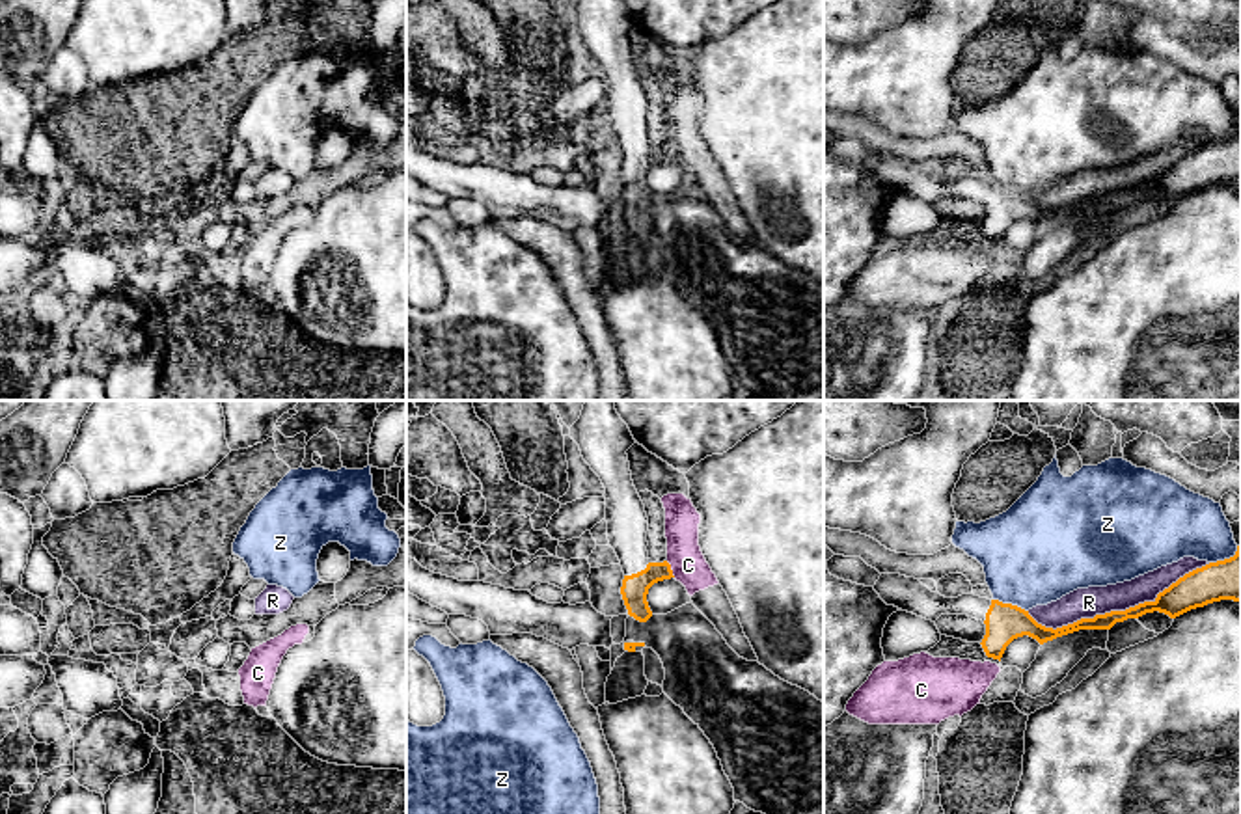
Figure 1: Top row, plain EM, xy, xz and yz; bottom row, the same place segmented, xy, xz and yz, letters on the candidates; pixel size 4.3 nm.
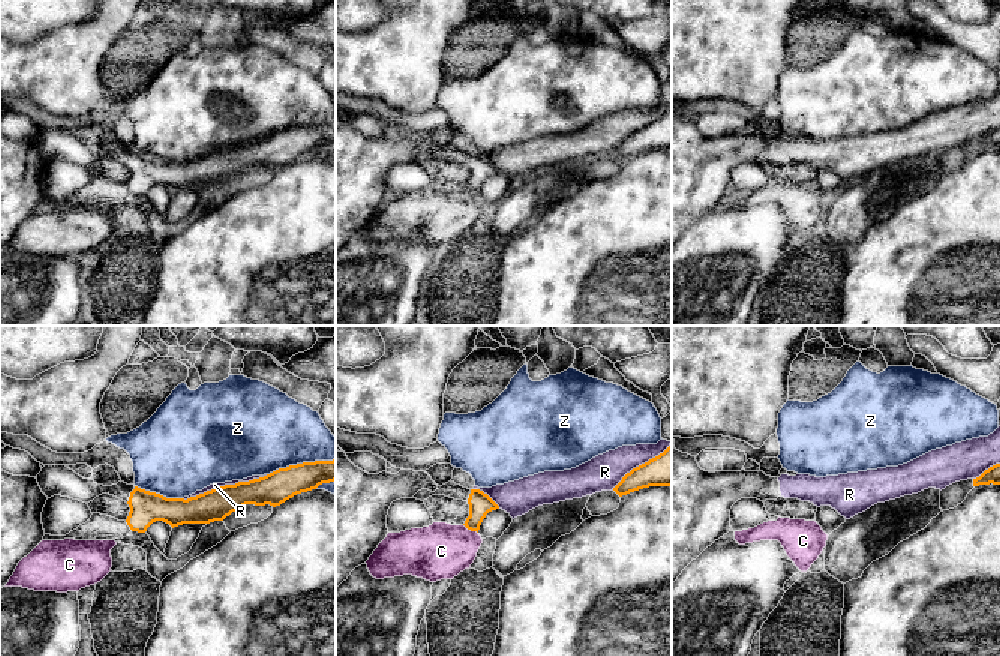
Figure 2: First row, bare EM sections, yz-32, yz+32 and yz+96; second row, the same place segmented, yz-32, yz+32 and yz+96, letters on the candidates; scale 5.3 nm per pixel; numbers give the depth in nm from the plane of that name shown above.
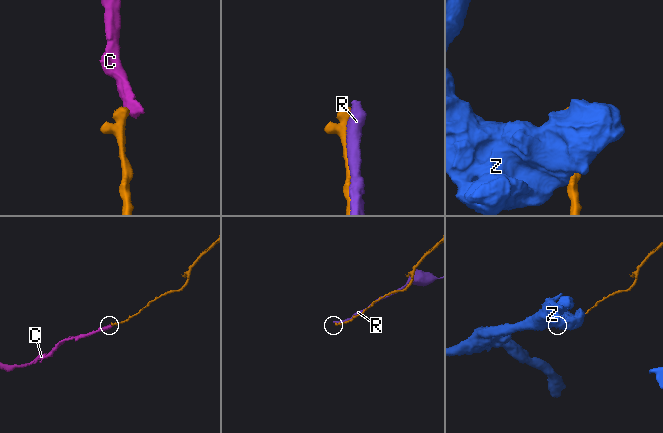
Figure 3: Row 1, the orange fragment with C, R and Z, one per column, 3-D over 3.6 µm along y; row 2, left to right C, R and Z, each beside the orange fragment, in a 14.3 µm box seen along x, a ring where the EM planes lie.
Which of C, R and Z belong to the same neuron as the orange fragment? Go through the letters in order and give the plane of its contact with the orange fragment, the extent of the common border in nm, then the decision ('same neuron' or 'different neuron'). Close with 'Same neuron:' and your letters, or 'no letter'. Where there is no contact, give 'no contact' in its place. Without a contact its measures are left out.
C: contact in xz; length 80 nm; different neuron
R: contact in yz; length 800 nm; different neuron
Z: contact in yz; length 160 nm; different neuron
Same neuron: no letter

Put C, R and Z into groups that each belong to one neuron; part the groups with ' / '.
C / R / Z

